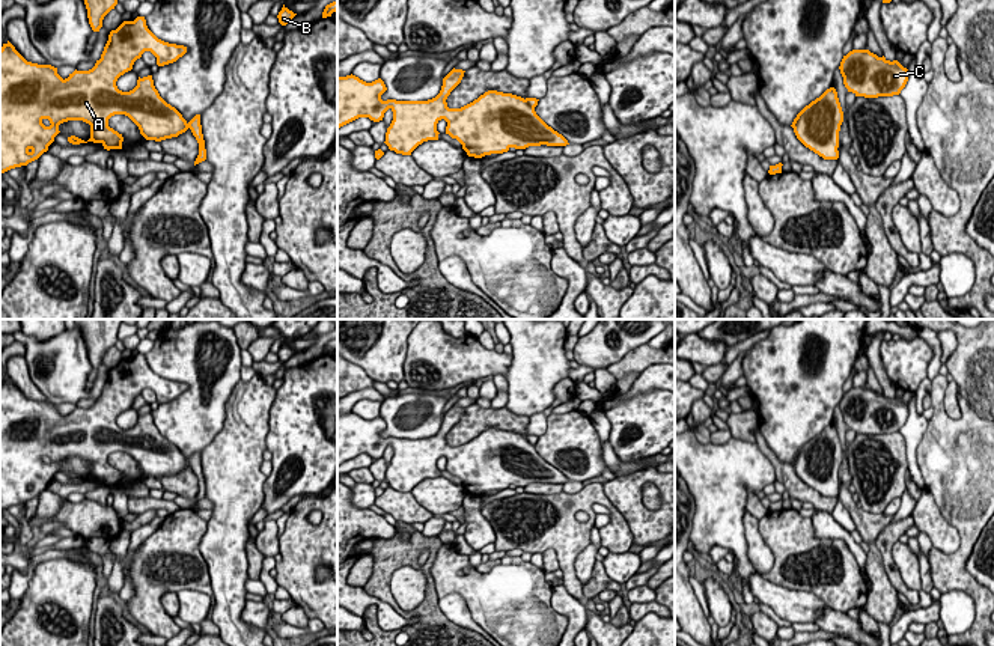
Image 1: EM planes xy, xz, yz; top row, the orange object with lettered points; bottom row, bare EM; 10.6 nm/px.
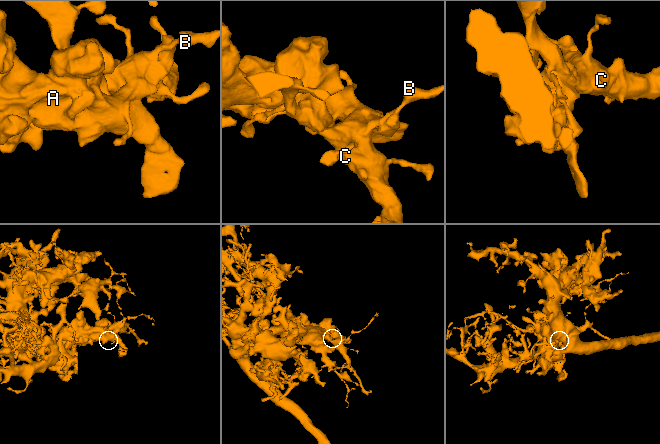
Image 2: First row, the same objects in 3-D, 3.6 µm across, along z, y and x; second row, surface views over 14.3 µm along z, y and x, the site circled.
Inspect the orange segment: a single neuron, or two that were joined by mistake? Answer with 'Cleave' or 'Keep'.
Keep

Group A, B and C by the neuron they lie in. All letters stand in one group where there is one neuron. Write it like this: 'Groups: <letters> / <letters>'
Groups: A B C

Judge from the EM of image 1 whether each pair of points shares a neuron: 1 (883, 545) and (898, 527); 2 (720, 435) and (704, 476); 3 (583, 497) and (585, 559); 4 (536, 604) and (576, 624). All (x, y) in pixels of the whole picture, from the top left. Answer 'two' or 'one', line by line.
1: one
2: two
3: two
4: two

